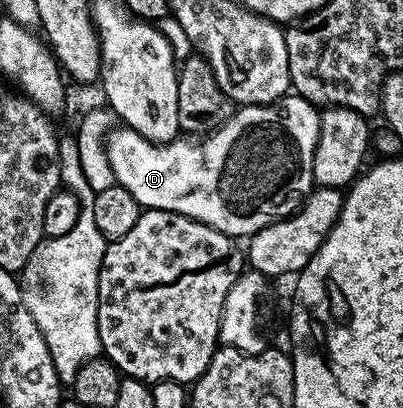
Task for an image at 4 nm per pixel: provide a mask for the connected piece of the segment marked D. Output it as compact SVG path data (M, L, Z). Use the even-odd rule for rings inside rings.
M289 93L275 103L241 106L233 110L232 116L203 142L192 137L177 137L170 143L152 143L132 127L116 125L108 132L104 149L115 182L126 188L141 208L173 211L227 235L251 237L266 225L288 218L300 208L308 192L313 190L312 166L319 132L320 111L317 104Z

